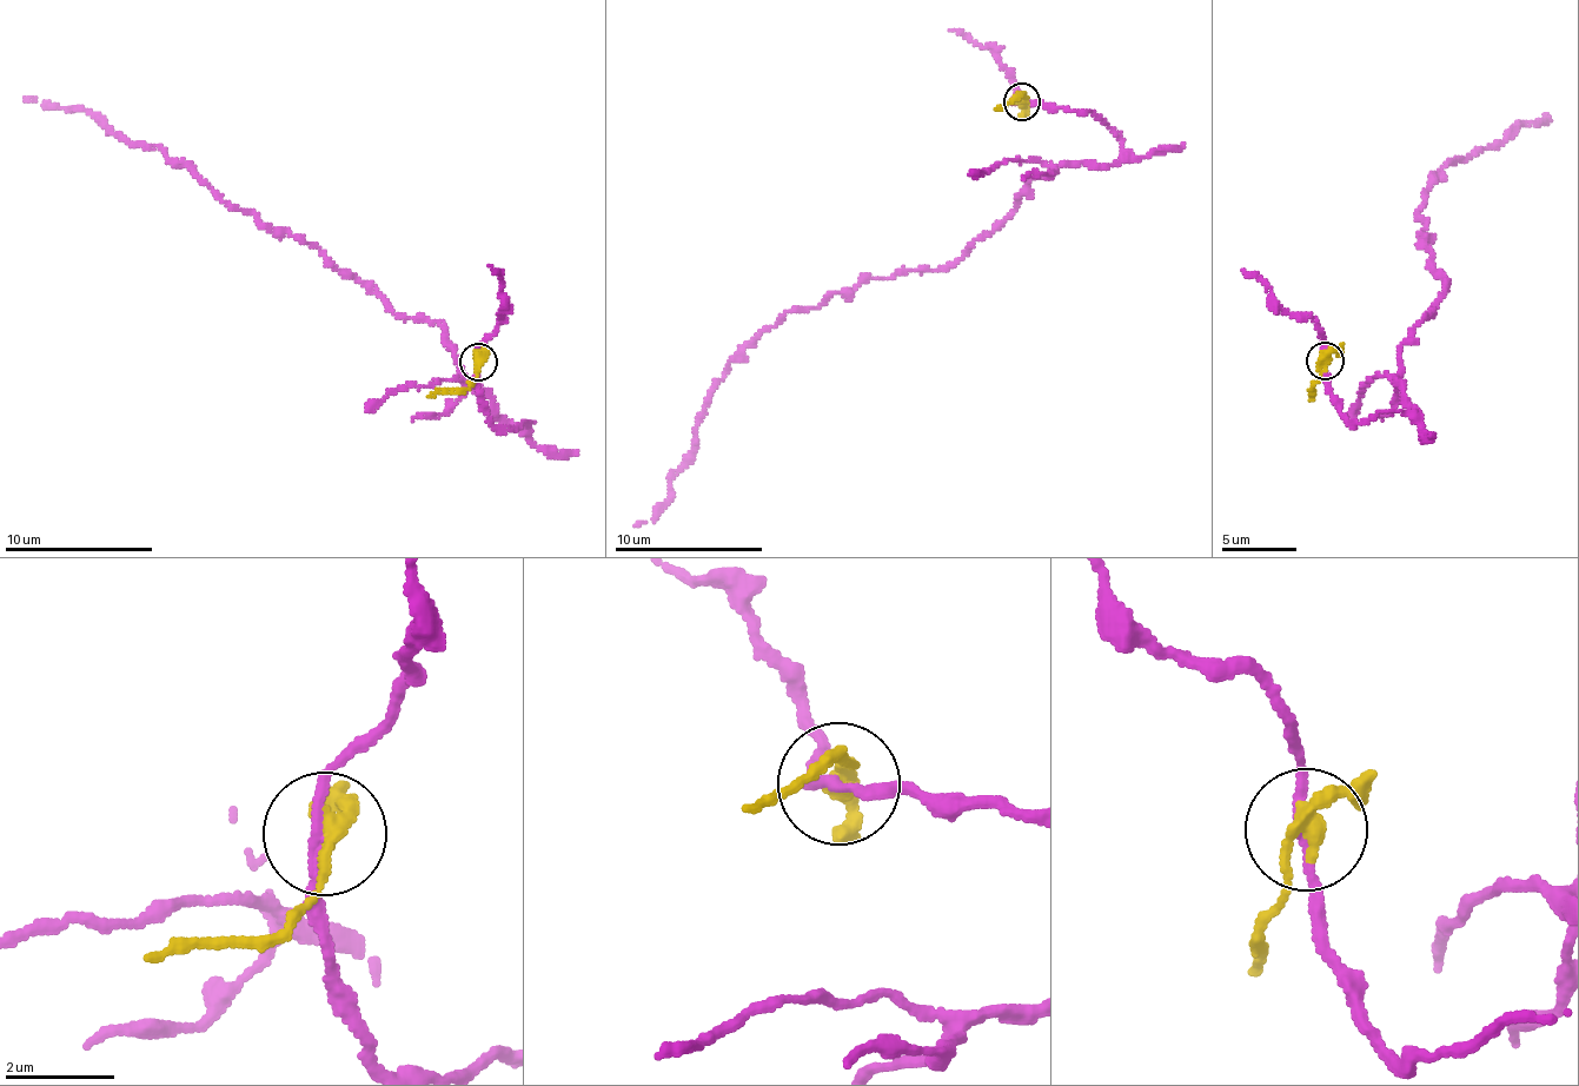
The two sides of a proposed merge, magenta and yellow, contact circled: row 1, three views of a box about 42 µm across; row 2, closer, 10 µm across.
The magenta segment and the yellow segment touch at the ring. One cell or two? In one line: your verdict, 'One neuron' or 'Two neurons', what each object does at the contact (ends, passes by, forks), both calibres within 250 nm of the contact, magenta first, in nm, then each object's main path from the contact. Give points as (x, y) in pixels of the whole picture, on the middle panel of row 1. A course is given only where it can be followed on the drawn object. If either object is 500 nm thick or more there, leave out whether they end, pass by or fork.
Two neurons. At the ring magenta passes by. At the ring yellow passes by. Thickness 160 nm (magenta) against 280 nm. Course of magenta: (1019, 103), (1105, 119), (1121, 158), (1033, 178), (940, 270), (783, 315), (711, 391), (669, 504), (634, 525). Course of yellow: (1022, 103), (1028, 101), (1022, 93), (995, 110)

